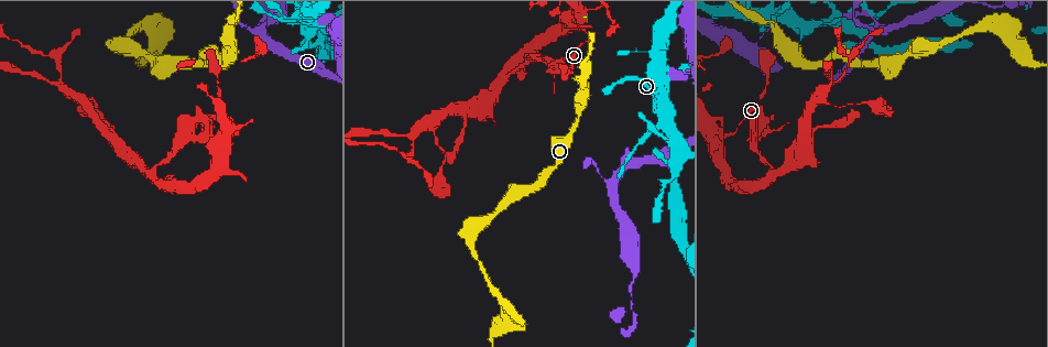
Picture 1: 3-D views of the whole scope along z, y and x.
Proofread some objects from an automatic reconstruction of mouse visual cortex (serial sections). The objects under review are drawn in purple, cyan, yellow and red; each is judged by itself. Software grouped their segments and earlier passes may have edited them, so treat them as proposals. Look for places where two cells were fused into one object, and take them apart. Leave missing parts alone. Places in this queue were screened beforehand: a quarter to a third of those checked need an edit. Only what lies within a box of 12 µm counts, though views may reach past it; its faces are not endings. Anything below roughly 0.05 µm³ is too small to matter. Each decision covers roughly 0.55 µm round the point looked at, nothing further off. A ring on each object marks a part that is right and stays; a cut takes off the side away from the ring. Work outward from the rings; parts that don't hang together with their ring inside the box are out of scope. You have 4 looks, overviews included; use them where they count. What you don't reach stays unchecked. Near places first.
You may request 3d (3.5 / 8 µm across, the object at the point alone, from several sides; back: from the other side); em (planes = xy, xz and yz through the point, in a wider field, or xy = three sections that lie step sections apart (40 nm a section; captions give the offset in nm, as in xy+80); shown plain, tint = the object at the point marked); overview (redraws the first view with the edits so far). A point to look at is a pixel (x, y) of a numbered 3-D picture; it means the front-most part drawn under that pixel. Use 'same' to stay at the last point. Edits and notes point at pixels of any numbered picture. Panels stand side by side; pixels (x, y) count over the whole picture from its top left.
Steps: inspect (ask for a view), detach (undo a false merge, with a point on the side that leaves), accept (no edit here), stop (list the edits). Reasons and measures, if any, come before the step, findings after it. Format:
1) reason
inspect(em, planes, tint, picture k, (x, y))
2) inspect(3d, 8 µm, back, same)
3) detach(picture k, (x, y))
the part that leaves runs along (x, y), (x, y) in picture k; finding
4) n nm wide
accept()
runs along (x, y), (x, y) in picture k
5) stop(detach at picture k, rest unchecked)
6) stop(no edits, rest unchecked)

three-way junction
inspect(3d, 3.5 µm, picture 1, (877, 26))

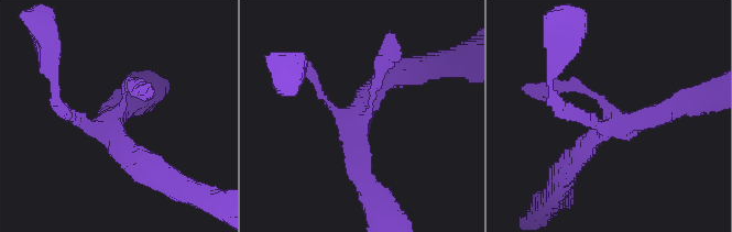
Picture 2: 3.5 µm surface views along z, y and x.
now the EM
inspect(em, xy, step 2, tint, picture 2, (361, 121))

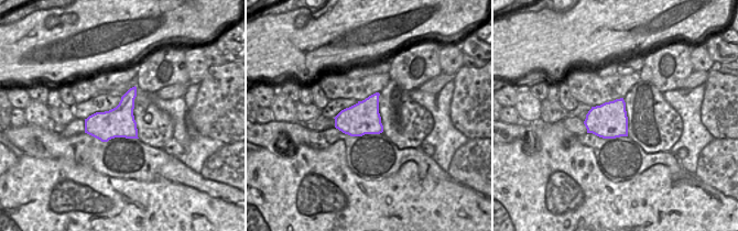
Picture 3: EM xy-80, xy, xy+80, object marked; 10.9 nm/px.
accept()
runs along (564, 169), (603, 129), (679, 105) in picture 2; continuous, no second cell

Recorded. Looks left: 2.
thick turns thin
inspect(3d, 3.5 µm, back, picture 1, (470, 250))

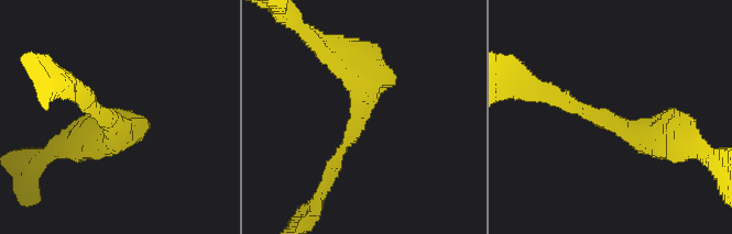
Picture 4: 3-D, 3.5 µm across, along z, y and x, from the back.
arms of 200, 400 nm
inspect(em, xy, step 5, tint, picture 4, (360, 118))

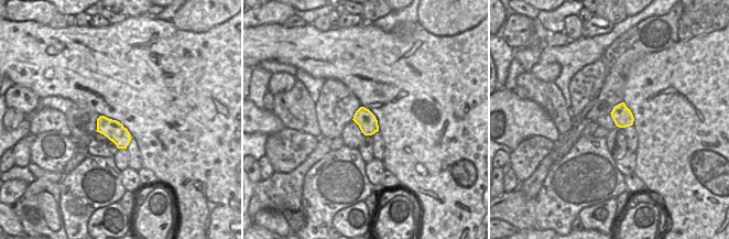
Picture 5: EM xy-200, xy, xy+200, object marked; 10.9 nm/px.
accept()
runs along (675, 137), (632, 137), (559, 97) in picture 4; all the same cell

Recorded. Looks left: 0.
stop(no edits, rest unchecked)

